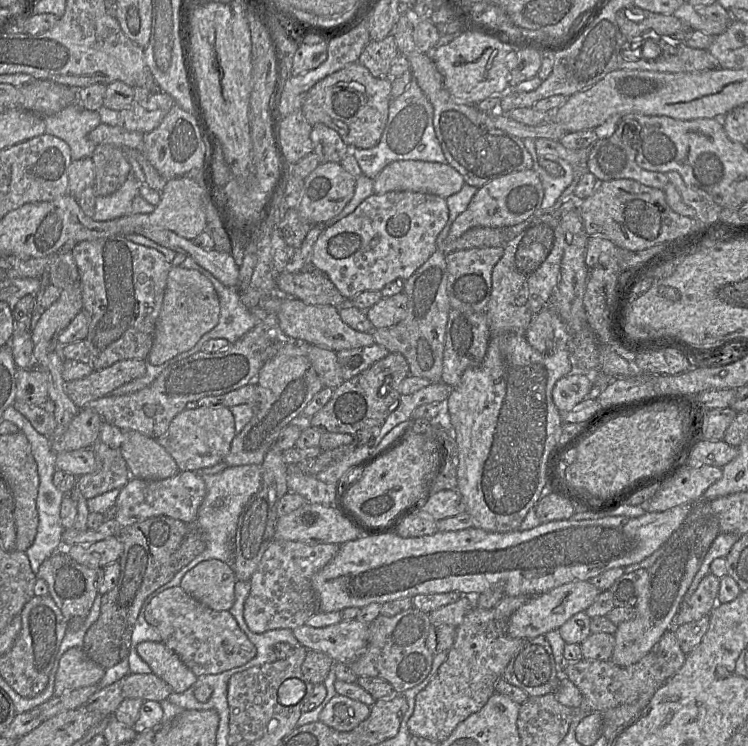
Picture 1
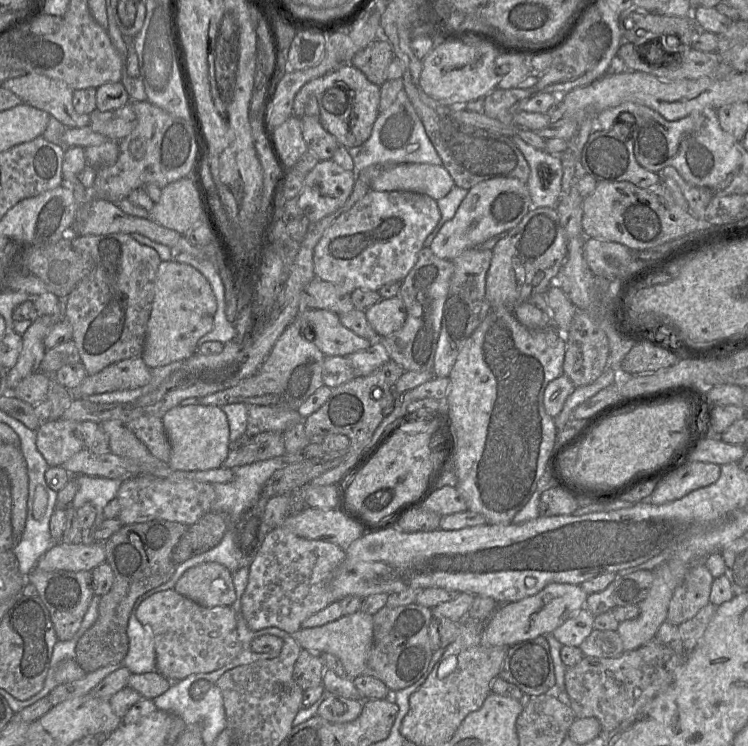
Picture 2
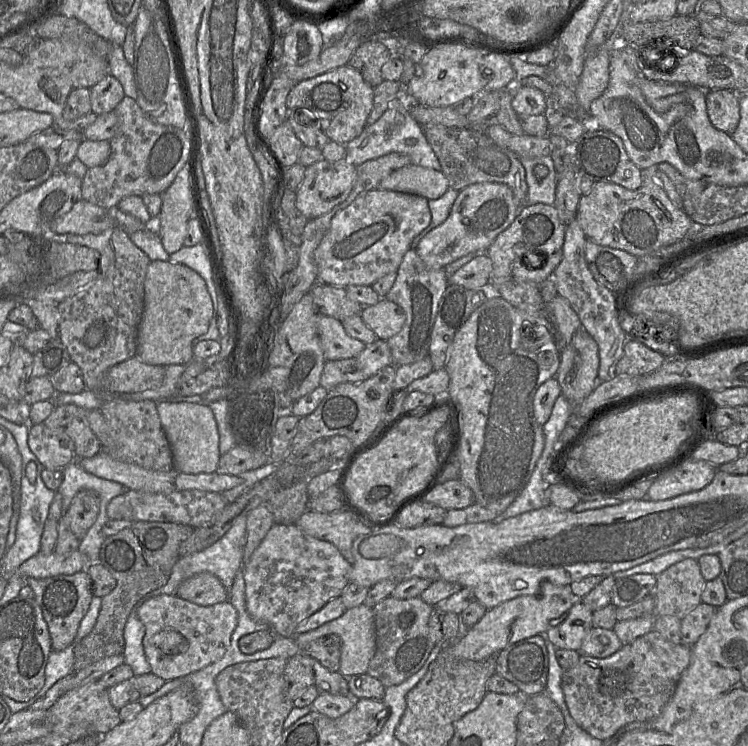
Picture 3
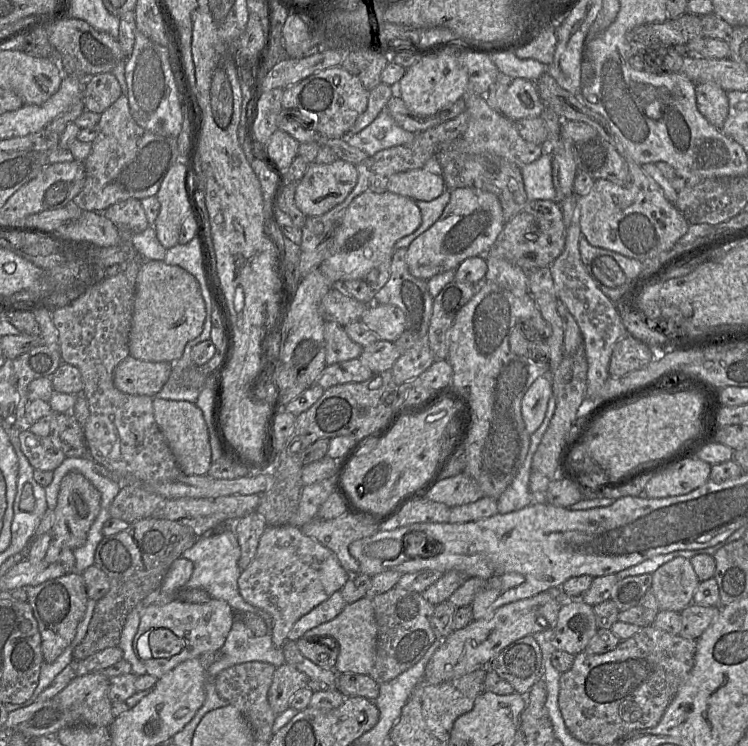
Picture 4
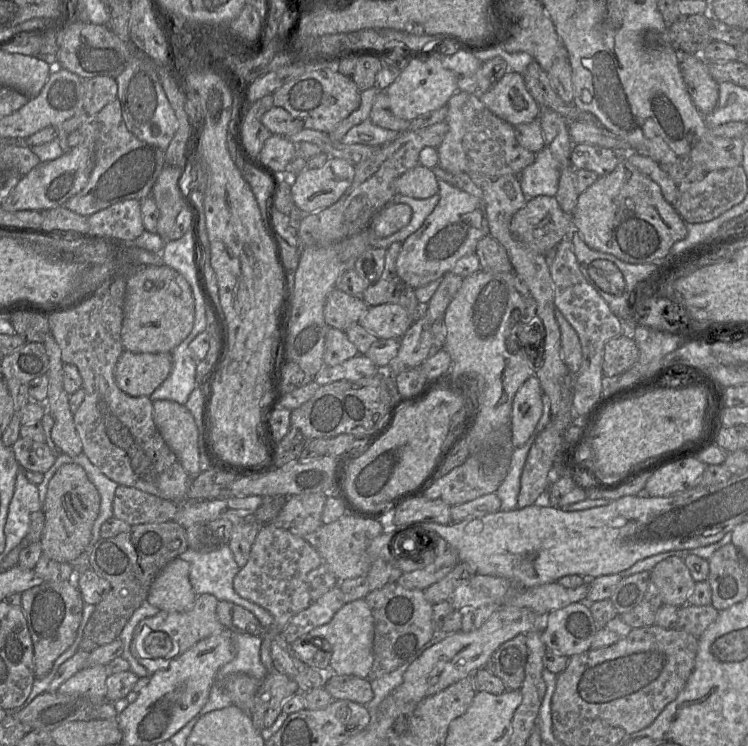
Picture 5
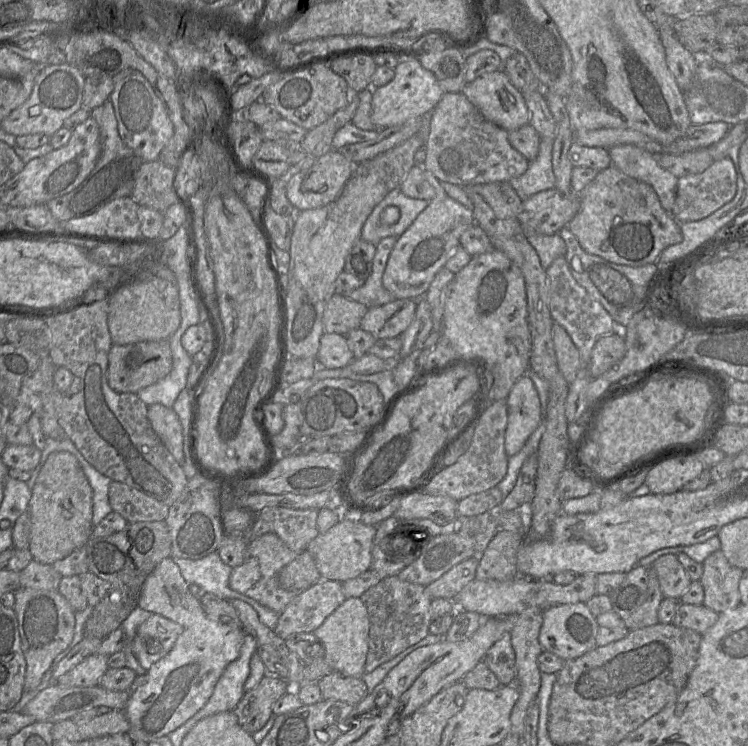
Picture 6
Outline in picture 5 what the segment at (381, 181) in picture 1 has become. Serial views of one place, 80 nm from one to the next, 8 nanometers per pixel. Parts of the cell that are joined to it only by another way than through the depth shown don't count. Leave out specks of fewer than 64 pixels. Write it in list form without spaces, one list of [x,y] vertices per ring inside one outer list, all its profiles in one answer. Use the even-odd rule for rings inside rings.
[[[418,165],[402,174],[395,183],[396,192],[415,199],[427,199],[439,191],[438,178],[430,168]]]

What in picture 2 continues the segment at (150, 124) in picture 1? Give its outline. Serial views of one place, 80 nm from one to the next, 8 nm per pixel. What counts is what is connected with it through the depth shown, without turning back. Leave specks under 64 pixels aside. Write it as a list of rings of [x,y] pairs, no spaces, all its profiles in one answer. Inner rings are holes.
[[[130,103],[116,110],[99,111],[90,114],[89,127],[111,140],[121,140],[131,133],[137,124],[137,116]]]

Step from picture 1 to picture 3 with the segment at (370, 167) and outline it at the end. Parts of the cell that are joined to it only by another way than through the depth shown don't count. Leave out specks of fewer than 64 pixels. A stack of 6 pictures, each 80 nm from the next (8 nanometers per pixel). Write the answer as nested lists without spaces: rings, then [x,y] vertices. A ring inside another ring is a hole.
[[[402,96],[394,100],[375,123],[366,126],[358,137],[345,146],[345,161],[354,166],[396,152],[408,155],[414,165],[441,170],[441,164],[425,137],[423,127],[410,115]]]

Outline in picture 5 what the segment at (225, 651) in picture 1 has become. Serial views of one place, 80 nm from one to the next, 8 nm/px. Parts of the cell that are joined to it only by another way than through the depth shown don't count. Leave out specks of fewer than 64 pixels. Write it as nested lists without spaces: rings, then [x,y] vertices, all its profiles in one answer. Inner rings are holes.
[[[202,594],[196,596],[193,608],[188,611],[159,611],[155,616],[143,619],[133,634],[130,646],[132,655],[150,674],[166,669],[173,660],[177,659],[200,640],[219,634],[226,629],[218,620],[216,614],[218,602],[219,600],[215,596]]]

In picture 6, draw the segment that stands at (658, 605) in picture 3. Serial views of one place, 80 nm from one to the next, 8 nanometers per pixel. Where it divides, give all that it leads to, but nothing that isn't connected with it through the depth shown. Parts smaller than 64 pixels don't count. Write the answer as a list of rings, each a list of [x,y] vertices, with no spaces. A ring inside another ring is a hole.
[[[662,555],[651,567],[656,571],[664,598],[679,600],[688,591],[692,580],[676,555]]]

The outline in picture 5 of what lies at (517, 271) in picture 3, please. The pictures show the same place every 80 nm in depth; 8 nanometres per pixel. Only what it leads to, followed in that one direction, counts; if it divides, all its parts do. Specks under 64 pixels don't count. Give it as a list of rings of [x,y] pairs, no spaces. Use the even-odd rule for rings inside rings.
[[[555,196],[531,198],[510,222],[512,235],[542,255],[555,249],[571,230],[572,215],[561,209]]]

